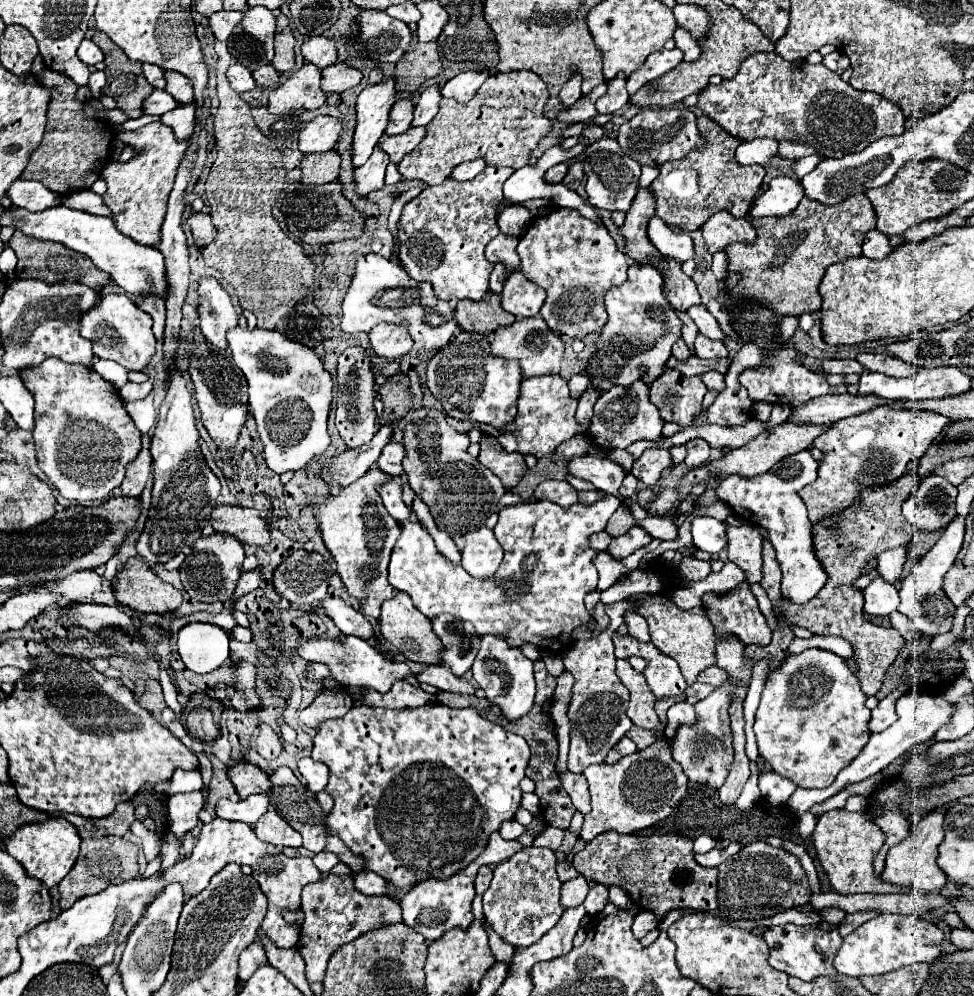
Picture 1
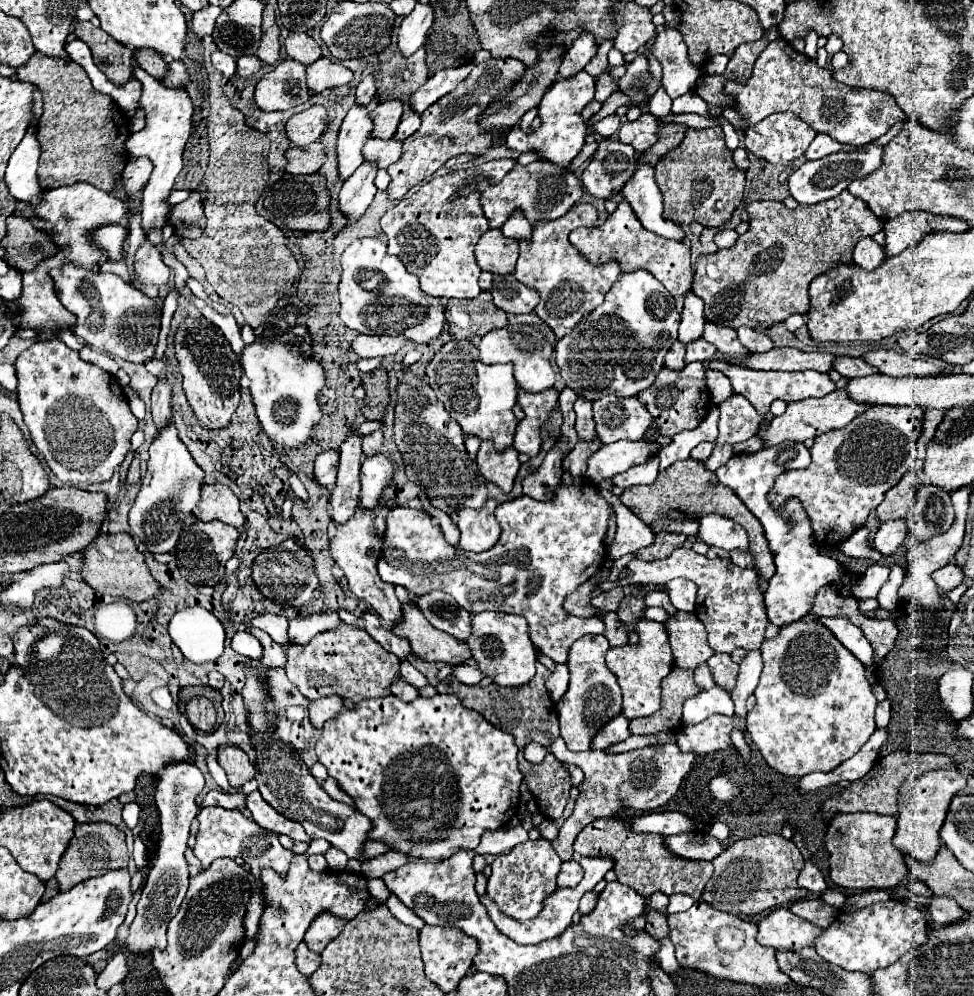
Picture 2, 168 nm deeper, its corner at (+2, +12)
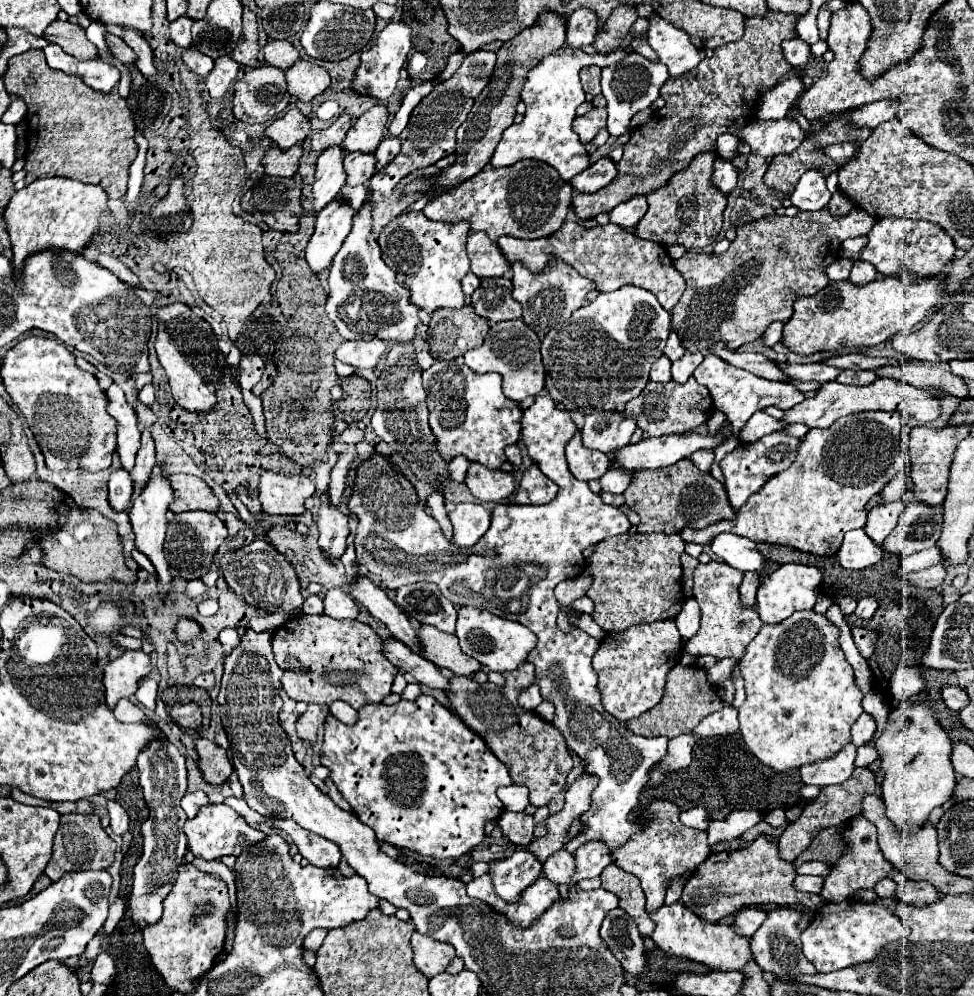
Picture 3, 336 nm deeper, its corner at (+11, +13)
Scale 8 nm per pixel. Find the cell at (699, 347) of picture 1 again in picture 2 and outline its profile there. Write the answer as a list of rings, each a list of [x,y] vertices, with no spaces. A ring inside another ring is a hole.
[[[697,338],[693,342],[687,344],[687,354],[685,354],[685,362],[707,362],[711,360],[711,356],[717,352],[717,348],[713,344],[709,344],[705,338]]]

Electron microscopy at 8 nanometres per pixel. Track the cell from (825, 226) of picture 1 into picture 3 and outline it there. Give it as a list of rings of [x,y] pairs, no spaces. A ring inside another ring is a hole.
[[[854,207],[850,215],[842,219],[834,219],[828,213],[828,209],[816,211],[816,213],[800,211],[796,217],[772,215],[772,217],[762,217],[758,221],[740,225],[736,239],[730,243],[728,251],[722,255],[686,251],[680,259],[674,261],[674,267],[686,279],[686,291],[670,311],[672,331],[678,333],[682,347],[690,353],[710,351],[712,345],[718,341],[724,341],[726,347],[730,349],[738,349],[758,339],[772,321],[786,323],[792,317],[792,305],[798,297],[812,297],[820,289],[824,289],[830,281],[826,275],[826,267],[838,259],[840,243],[848,237],[868,235],[874,223],[876,219],[858,207]]]

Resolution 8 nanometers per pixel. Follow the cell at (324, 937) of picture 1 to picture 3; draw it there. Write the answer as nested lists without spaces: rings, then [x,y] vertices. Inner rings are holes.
[[[316,929],[316,931],[312,931],[312,933],[304,939],[304,947],[310,949],[310,951],[316,951],[316,949],[322,945],[326,933],[328,933],[326,929]]]

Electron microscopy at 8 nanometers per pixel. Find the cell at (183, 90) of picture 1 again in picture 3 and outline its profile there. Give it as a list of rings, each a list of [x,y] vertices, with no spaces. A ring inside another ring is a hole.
[[[106,33],[104,39],[106,39],[106,43],[108,43],[110,53],[112,53],[120,63],[124,63],[124,65],[134,65],[136,55],[132,55],[132,49],[130,49],[120,37],[114,37],[114,35]]]

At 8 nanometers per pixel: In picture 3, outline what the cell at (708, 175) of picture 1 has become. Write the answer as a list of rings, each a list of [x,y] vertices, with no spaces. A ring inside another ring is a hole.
[[[698,155],[692,161],[692,167],[676,173],[674,179],[670,179],[668,185],[662,187],[662,191],[648,193],[646,199],[650,207],[640,219],[640,223],[634,227],[634,235],[654,241],[662,247],[682,245],[686,249],[702,249],[716,241],[722,229],[722,213],[726,209],[726,199],[710,183],[714,161],[716,155]]]

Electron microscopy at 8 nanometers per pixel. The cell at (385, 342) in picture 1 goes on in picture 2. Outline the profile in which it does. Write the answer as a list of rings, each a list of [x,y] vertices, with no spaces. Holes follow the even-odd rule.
[[[359,334],[351,348],[359,358],[375,358],[375,356],[391,356],[405,346],[405,336],[365,336]]]

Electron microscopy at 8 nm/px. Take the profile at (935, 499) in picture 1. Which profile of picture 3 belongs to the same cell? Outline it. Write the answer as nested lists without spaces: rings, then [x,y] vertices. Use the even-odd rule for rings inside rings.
[[[922,503],[906,505],[898,525],[880,545],[898,557],[908,557],[922,549],[936,545],[942,523],[942,507],[928,507]]]

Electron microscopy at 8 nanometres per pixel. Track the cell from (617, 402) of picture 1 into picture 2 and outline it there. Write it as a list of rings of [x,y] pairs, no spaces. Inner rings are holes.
[[[603,396],[593,402],[593,412],[597,436],[603,444],[617,440],[641,440],[653,424],[653,416],[649,416],[645,404],[641,404],[637,396]]]

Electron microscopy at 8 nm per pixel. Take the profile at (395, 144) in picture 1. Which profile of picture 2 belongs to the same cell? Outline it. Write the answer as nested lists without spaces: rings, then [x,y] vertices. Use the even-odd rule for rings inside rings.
[[[369,138],[367,144],[363,146],[365,160],[375,160],[379,168],[391,166],[393,162],[399,160],[401,154],[403,154],[403,142],[395,138],[389,138],[389,140]]]

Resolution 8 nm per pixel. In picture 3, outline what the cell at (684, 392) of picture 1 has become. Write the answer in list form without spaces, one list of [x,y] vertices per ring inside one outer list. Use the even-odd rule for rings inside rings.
[[[688,379],[684,385],[680,383],[648,383],[638,399],[632,399],[632,403],[626,403],[622,415],[628,419],[634,419],[638,427],[642,429],[642,439],[650,437],[662,437],[672,433],[686,433],[690,429],[698,429],[708,421],[712,413],[712,395],[706,387],[700,387],[696,379]]]

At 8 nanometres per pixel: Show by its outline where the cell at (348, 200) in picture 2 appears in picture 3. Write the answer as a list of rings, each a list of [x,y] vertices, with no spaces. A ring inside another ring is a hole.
[[[338,199],[324,207],[324,211],[320,211],[320,215],[316,217],[314,233],[306,245],[306,261],[314,275],[332,265],[344,239],[348,237],[352,217],[354,211],[348,211],[348,207],[340,207]]]

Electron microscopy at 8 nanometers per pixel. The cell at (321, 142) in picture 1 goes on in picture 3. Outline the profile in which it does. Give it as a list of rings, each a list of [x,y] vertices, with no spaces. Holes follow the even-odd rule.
[[[288,109],[280,119],[276,119],[264,131],[264,135],[280,149],[290,149],[292,145],[302,143],[308,133],[310,133],[310,123],[298,109]]]

